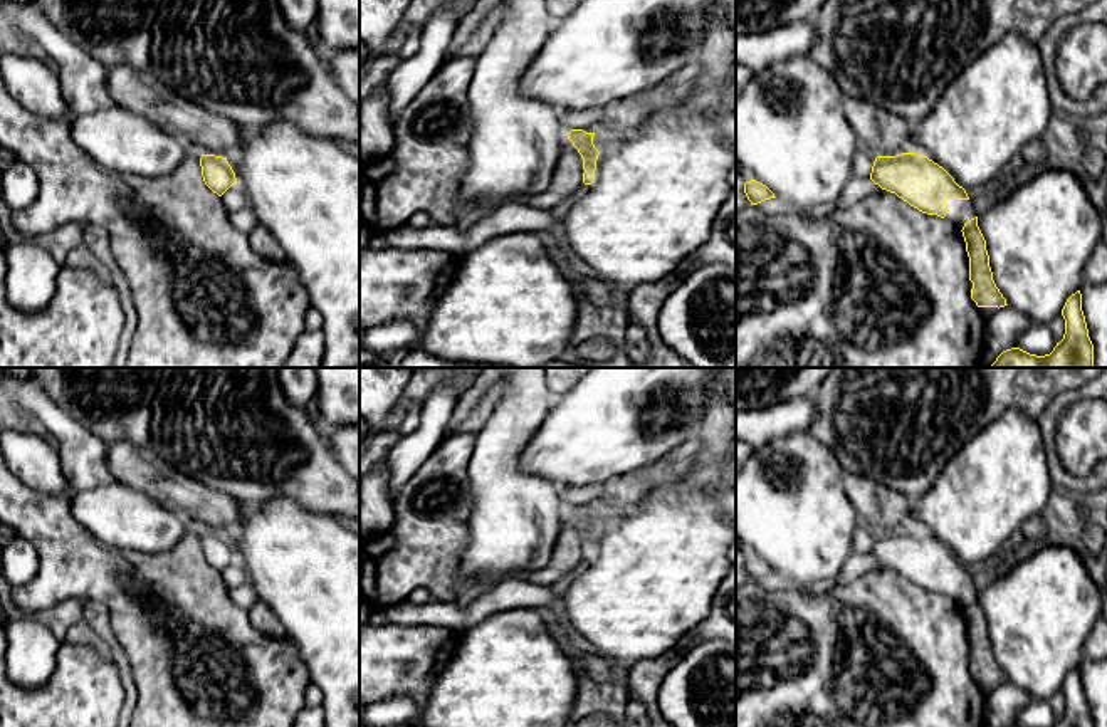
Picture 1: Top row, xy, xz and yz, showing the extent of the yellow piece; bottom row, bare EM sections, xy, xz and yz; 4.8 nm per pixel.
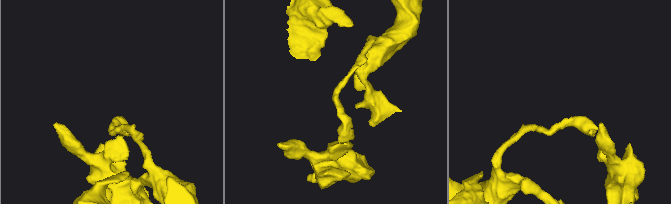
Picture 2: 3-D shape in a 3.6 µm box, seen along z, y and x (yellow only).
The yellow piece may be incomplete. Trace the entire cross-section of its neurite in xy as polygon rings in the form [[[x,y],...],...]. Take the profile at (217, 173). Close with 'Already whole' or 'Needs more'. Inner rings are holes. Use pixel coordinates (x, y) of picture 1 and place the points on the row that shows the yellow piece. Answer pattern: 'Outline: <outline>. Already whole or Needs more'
Outline: [[[202,154],[200,166],[205,185],[218,196],[237,183],[235,173],[227,158]]]. Already whole

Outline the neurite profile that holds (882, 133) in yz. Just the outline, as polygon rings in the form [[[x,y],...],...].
[[[845,97],[843,112],[857,139],[875,156],[895,156],[907,149],[912,126],[872,102]]]

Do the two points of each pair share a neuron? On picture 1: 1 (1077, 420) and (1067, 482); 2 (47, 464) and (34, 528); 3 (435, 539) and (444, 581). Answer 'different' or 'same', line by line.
1: different
2: different
3: same

